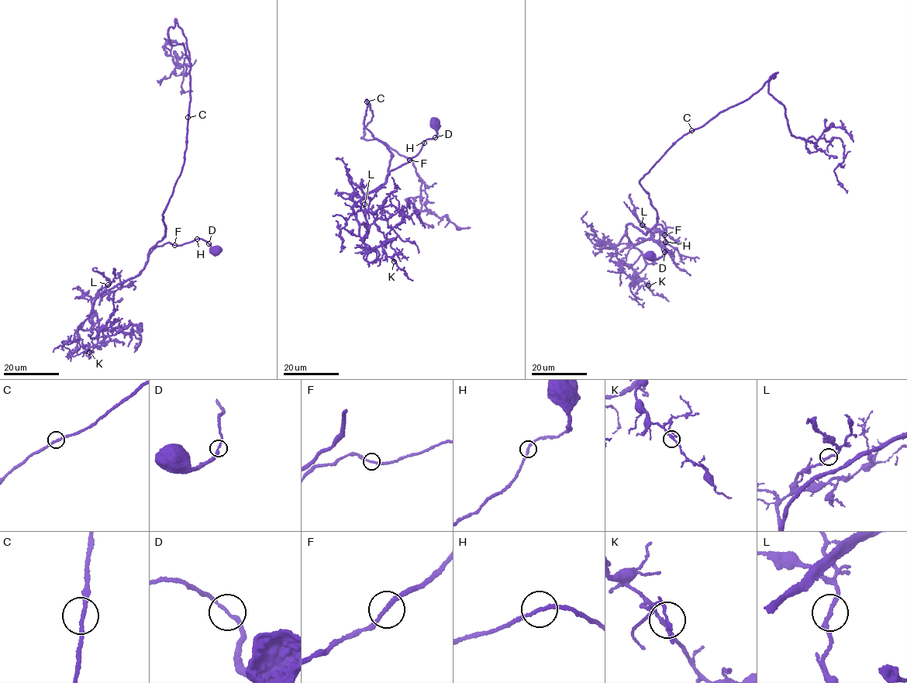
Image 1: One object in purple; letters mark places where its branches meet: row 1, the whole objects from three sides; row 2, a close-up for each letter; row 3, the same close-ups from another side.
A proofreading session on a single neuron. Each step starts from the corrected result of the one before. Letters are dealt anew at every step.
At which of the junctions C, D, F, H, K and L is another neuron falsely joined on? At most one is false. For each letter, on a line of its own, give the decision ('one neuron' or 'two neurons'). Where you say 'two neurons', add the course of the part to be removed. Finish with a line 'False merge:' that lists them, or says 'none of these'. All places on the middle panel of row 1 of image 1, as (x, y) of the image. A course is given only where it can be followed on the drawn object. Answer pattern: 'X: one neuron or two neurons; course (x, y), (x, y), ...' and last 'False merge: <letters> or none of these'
C: one neuron
D: one neuron
F: one neuron
H: one neuron
K: one neuron
L: one neuron
False merge: none of these

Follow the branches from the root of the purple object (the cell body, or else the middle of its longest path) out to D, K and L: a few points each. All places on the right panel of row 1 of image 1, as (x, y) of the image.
D: (649, 256), (657, 258), (664, 252)
K: (649, 256), (664, 254), (666, 229), (645, 233), (630, 222), (628, 240), (647, 263), (634, 274), (648, 285)
L: (649, 256), (664, 254), (666, 230), (659, 223), (645, 233), (630, 222), (629, 246), (651, 237), (642, 225)

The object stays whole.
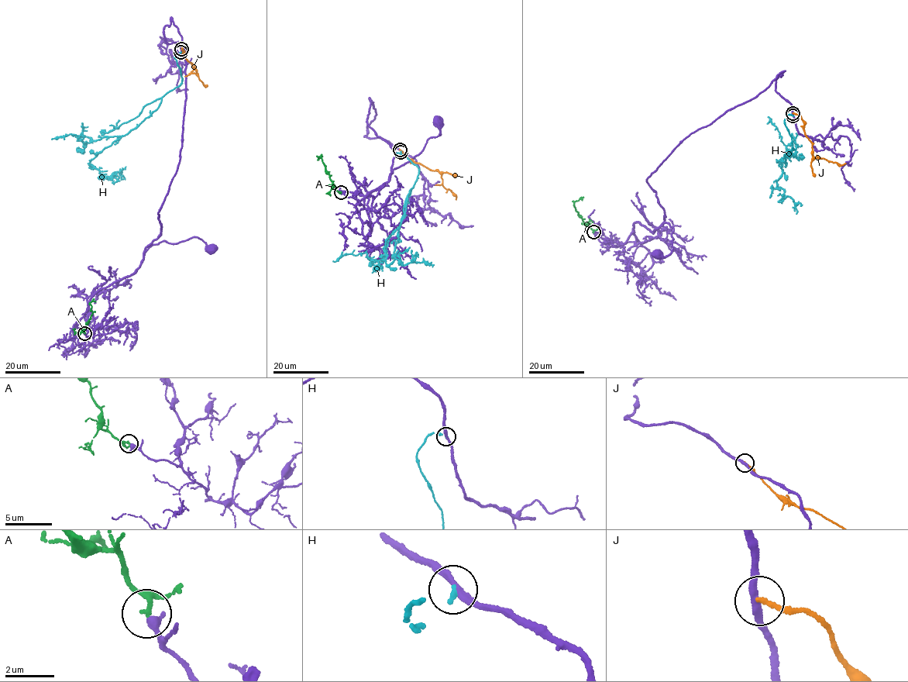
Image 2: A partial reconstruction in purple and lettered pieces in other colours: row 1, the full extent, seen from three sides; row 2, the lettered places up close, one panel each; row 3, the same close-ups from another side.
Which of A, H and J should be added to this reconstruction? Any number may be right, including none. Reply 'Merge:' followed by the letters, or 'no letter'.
Merge: A

